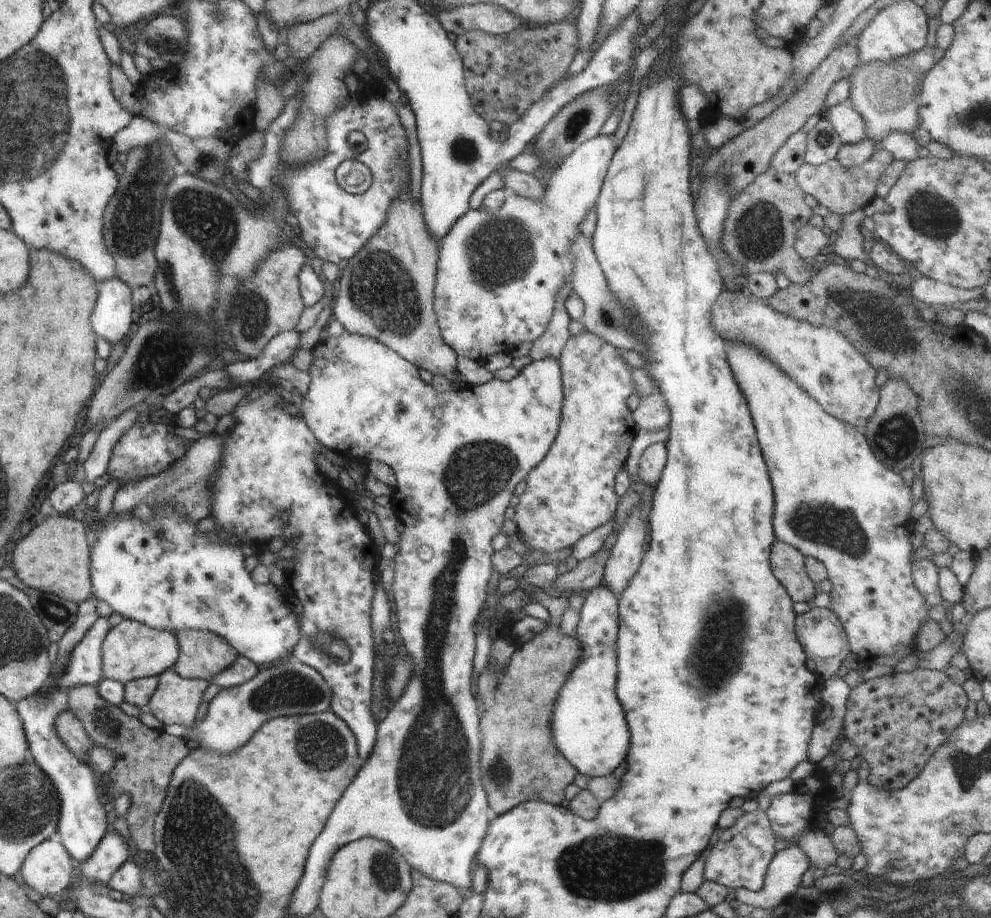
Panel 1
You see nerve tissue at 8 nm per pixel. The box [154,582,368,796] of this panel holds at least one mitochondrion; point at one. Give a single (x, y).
(290, 690)

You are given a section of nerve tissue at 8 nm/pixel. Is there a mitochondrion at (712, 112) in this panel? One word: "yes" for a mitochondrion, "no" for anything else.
no

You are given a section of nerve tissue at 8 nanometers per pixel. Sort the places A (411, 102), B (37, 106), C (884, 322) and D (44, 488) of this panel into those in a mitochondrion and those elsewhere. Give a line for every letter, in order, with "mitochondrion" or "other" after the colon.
A: other
B: mitochondrion
C: mitochondrion
D: other

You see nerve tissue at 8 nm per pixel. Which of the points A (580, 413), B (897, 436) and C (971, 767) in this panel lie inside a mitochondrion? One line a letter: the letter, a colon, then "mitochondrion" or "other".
A: other
B: mitochondrion
C: mitochondrion

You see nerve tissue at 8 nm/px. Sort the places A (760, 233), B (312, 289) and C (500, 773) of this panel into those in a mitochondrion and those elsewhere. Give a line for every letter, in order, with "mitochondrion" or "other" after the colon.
A: mitochondrion
B: other
C: mitochondrion

